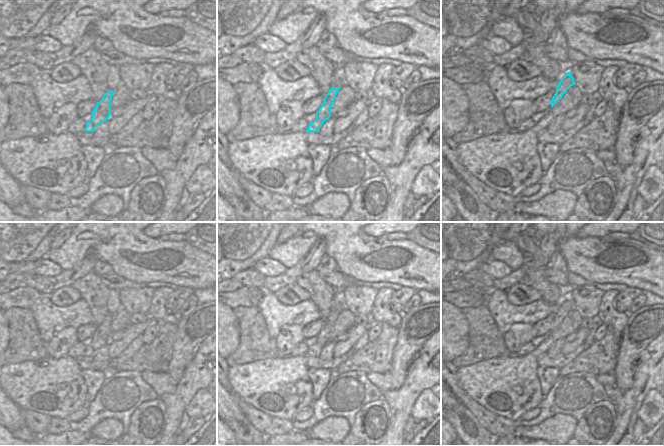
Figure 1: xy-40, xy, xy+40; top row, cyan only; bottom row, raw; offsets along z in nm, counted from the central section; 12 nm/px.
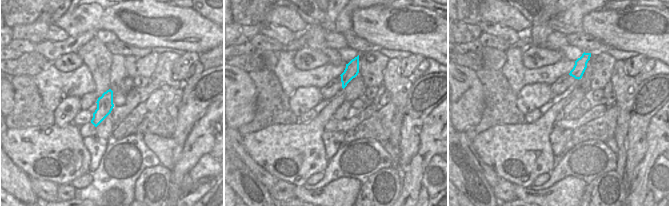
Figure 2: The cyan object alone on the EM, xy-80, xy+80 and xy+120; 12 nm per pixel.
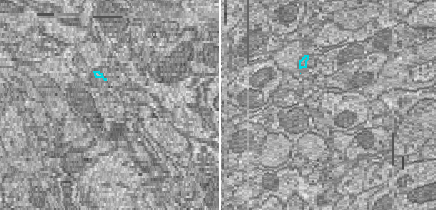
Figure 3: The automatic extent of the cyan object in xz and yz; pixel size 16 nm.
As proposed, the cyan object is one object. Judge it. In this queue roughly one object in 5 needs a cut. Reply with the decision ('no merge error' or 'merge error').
no merge error

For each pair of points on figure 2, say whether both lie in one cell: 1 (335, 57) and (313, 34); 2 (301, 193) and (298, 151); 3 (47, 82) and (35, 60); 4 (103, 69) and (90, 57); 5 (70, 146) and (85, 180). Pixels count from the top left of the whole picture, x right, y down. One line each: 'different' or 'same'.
1: same
2: different
3: different
4: same
5: different

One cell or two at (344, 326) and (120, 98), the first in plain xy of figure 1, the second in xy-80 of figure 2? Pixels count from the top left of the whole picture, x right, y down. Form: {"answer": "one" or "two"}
{"answer": "two"}

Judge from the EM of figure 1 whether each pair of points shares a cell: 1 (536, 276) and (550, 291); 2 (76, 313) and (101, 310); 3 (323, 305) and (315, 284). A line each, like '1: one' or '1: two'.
1: one
2: two
3: one

